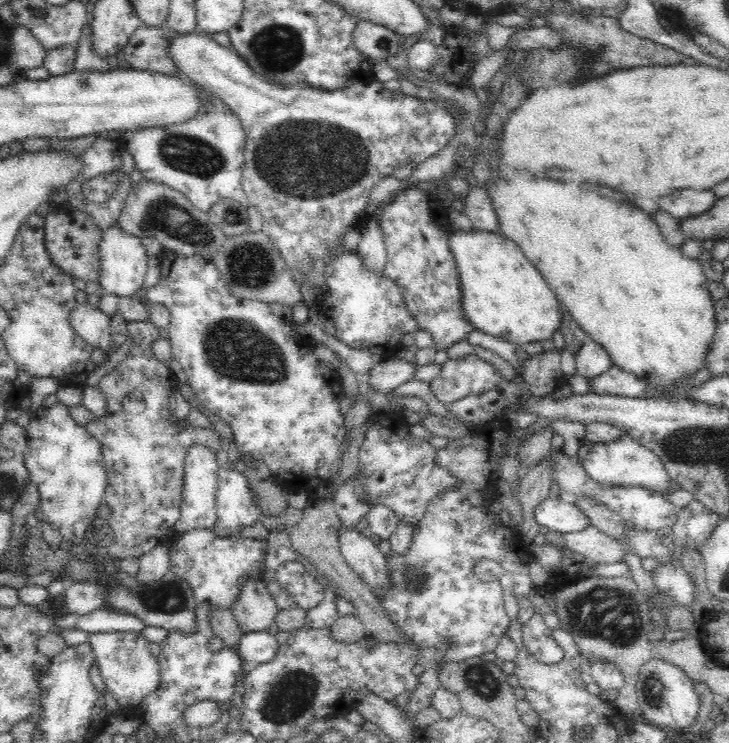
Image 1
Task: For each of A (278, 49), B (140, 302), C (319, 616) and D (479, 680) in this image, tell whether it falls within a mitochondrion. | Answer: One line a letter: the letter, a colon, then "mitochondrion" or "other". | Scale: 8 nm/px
A: mitochondrion
B: other
C: other
D: mitochondrion

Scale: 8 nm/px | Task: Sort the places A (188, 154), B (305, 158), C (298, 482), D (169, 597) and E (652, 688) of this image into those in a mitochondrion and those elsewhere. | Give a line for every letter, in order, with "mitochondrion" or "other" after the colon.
A: mitochondrion
B: mitochondrion
C: other
D: mitochondrion
E: mitochondrion

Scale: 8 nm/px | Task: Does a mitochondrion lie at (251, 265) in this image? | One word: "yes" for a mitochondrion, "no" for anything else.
yes

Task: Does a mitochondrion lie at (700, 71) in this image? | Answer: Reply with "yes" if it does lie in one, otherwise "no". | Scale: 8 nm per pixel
no

